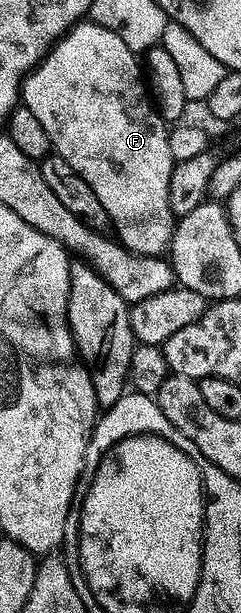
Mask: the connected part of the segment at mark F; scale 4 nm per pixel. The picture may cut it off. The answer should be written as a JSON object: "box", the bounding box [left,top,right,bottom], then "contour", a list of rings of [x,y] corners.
{"box":[23,20,175,258],"contour":[[[82,20],[50,50],[49,55],[41,61],[40,66],[26,77],[23,83],[23,106],[28,109],[35,119],[39,120],[44,132],[49,137],[52,149],[56,157],[67,160],[87,184],[91,184],[91,192],[99,196],[99,204],[107,212],[112,229],[117,229],[116,237],[121,245],[126,246],[132,254],[147,256],[148,258],[159,258],[170,253],[173,245],[173,232],[175,229],[175,219],[171,212],[171,180],[173,179],[173,168],[175,165],[169,143],[170,127],[166,125],[164,119],[157,112],[157,107],[150,95],[150,88],[143,77],[143,66],[138,55],[133,54],[131,48],[114,31],[109,31],[100,24],[92,20]]]}

